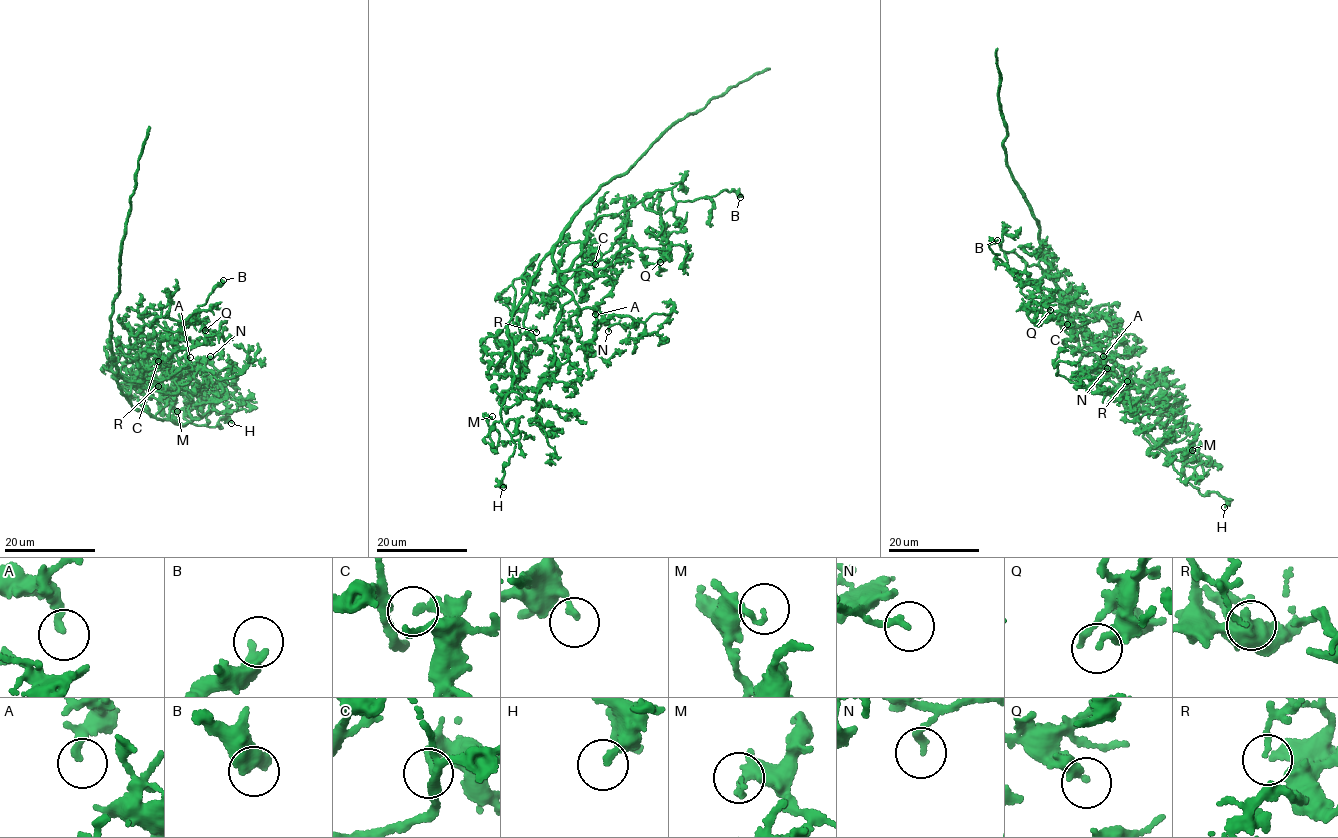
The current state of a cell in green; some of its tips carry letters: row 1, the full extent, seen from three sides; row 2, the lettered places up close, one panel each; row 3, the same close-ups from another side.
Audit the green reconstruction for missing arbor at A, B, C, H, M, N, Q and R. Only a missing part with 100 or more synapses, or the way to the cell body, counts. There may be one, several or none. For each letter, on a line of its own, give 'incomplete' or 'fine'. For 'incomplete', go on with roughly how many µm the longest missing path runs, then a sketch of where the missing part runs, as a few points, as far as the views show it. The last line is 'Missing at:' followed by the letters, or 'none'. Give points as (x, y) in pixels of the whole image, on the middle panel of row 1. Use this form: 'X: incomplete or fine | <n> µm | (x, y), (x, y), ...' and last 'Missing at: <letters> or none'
A: fine
B: fine
C: fine
H: fine
M: fine
N: fine
Q: fine
R: fine
Missing at: none

